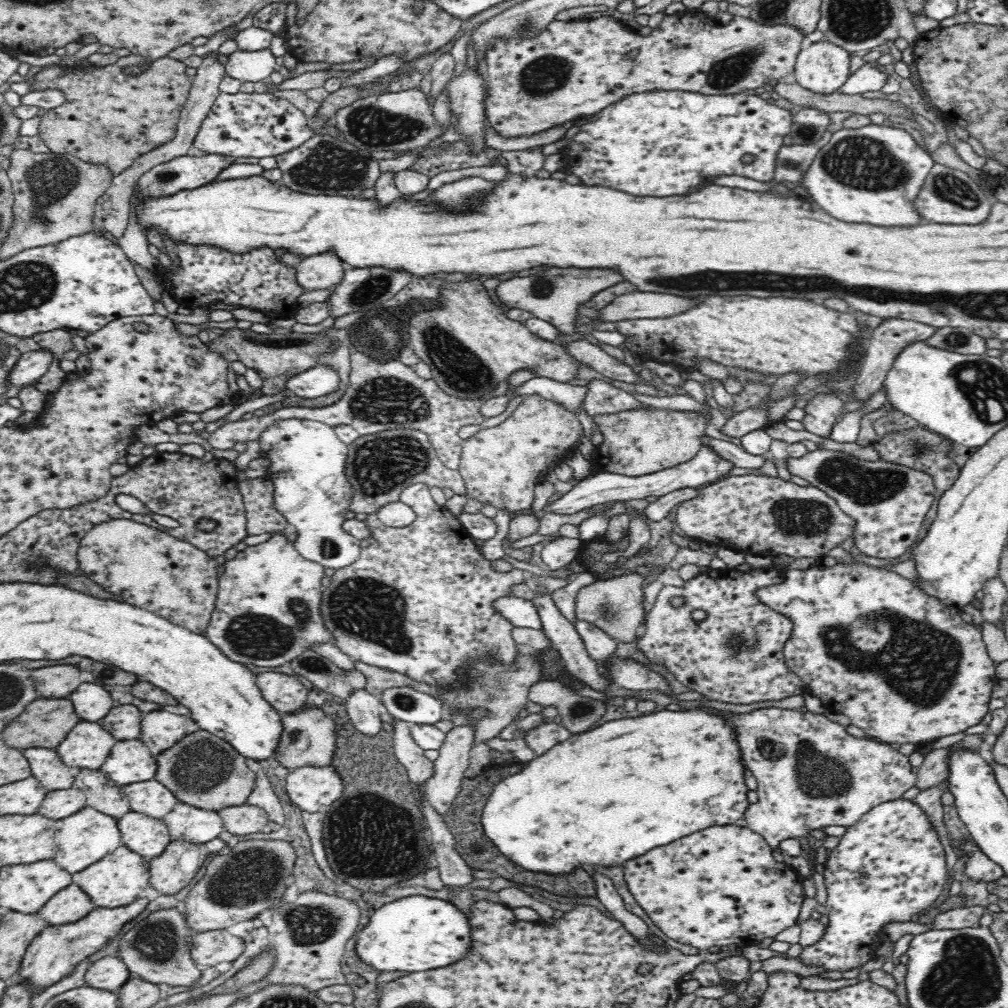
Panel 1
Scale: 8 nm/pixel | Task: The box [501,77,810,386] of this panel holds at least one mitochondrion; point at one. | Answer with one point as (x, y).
(542, 287)

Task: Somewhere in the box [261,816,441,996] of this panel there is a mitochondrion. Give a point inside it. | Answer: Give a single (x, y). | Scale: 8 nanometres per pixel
(310, 924)

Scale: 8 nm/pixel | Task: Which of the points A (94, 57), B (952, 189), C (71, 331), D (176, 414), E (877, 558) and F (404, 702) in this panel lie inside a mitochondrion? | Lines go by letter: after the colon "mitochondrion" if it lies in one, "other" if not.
A: other
B: mitochondrion
C: other
D: other
E: other
F: mitochondrion

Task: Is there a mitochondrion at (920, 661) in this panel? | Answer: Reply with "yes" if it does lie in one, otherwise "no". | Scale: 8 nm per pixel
yes

